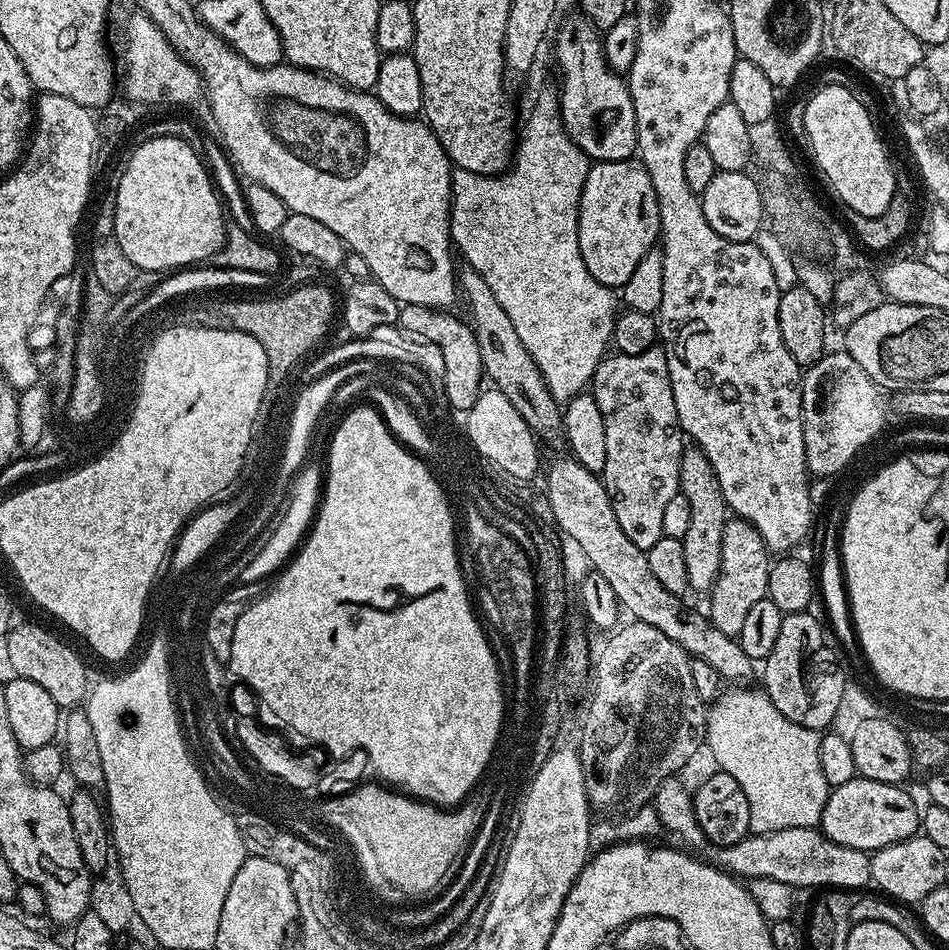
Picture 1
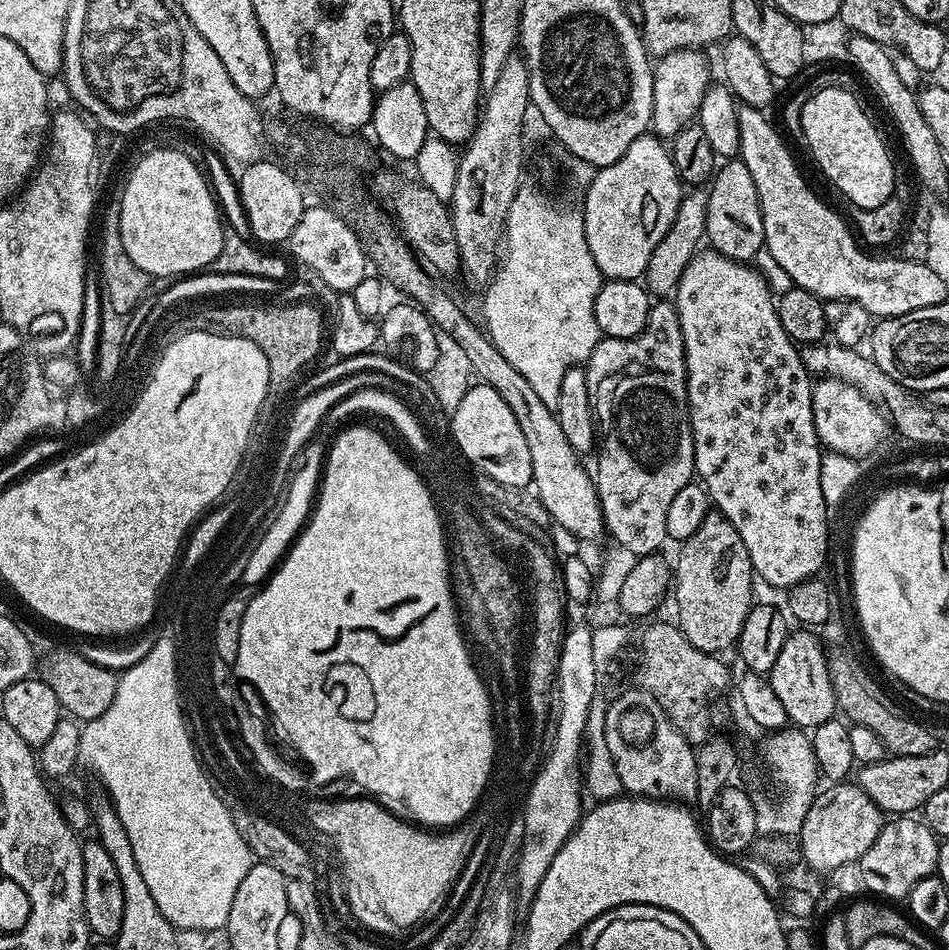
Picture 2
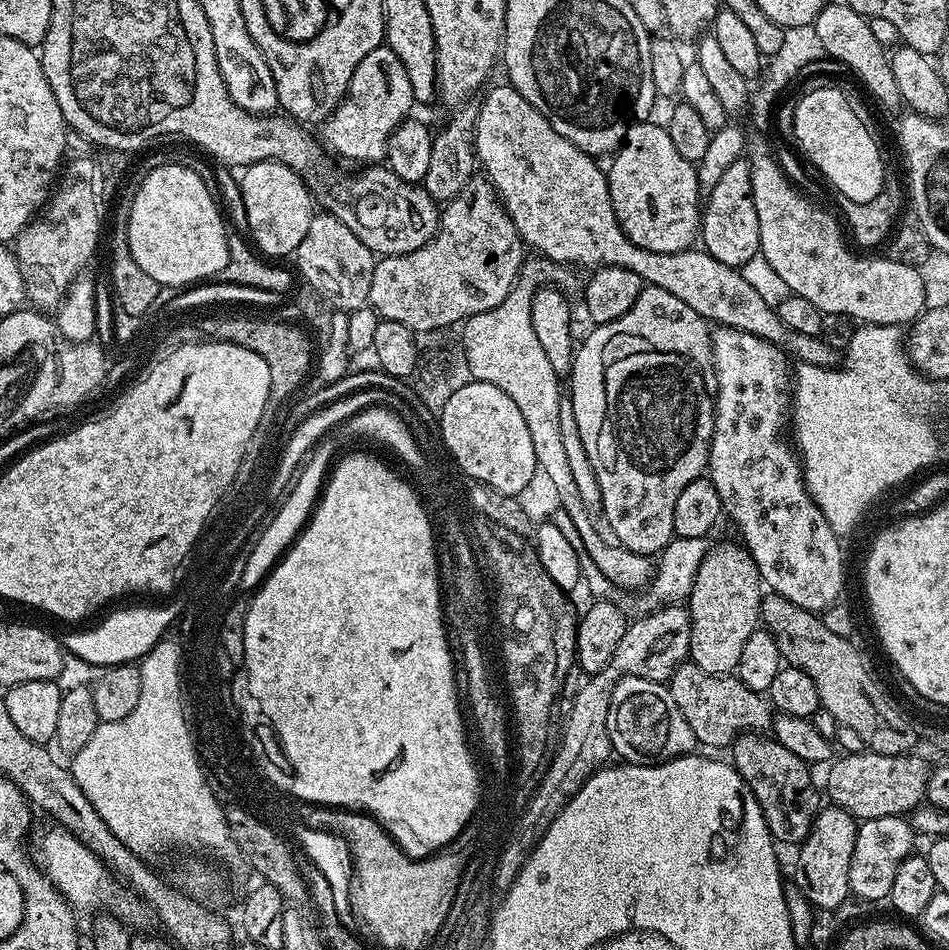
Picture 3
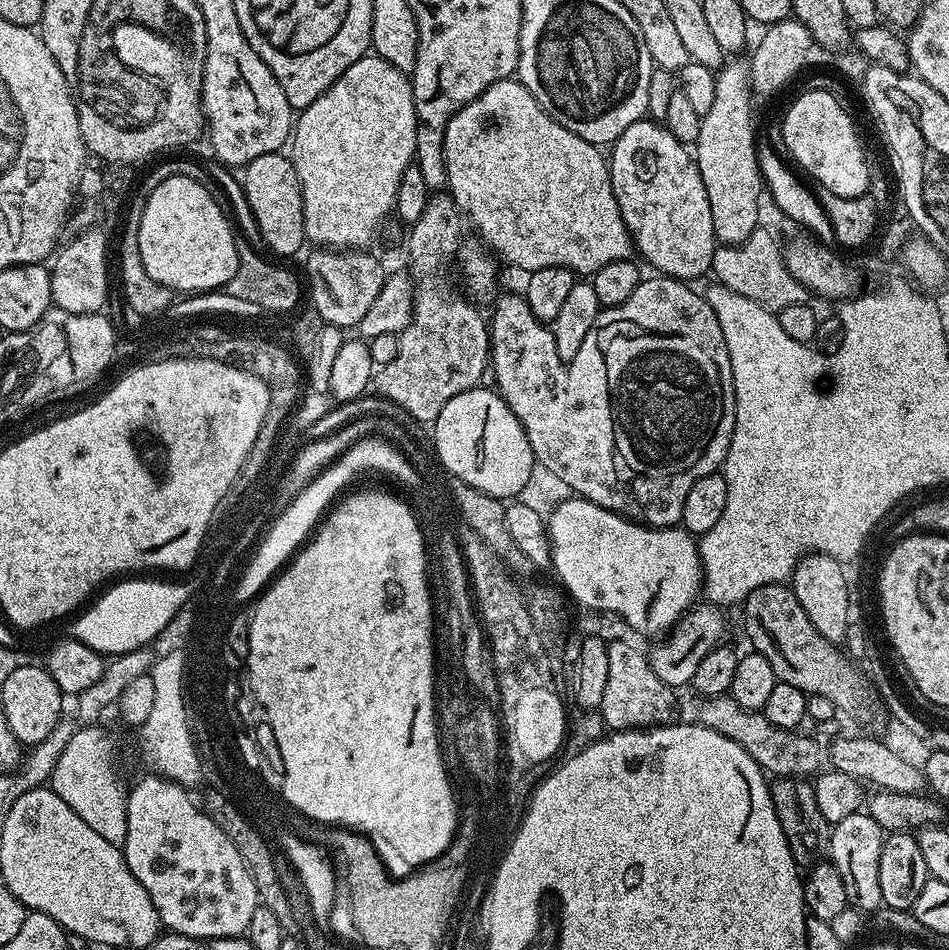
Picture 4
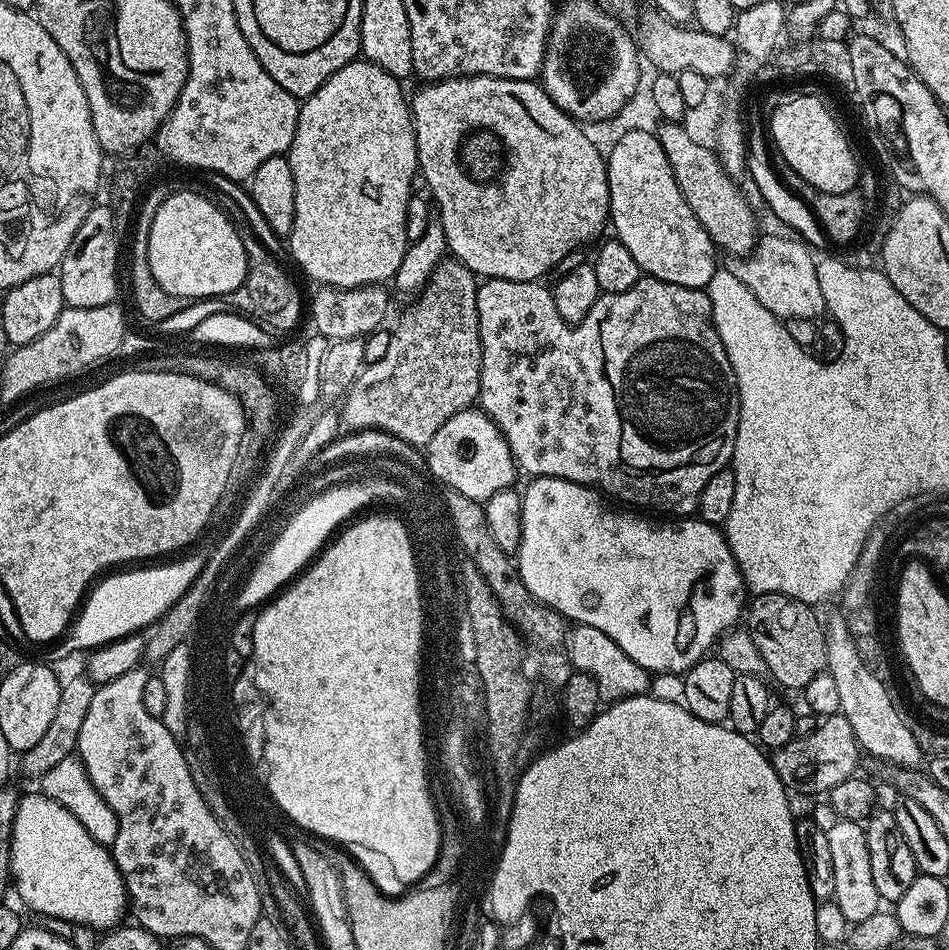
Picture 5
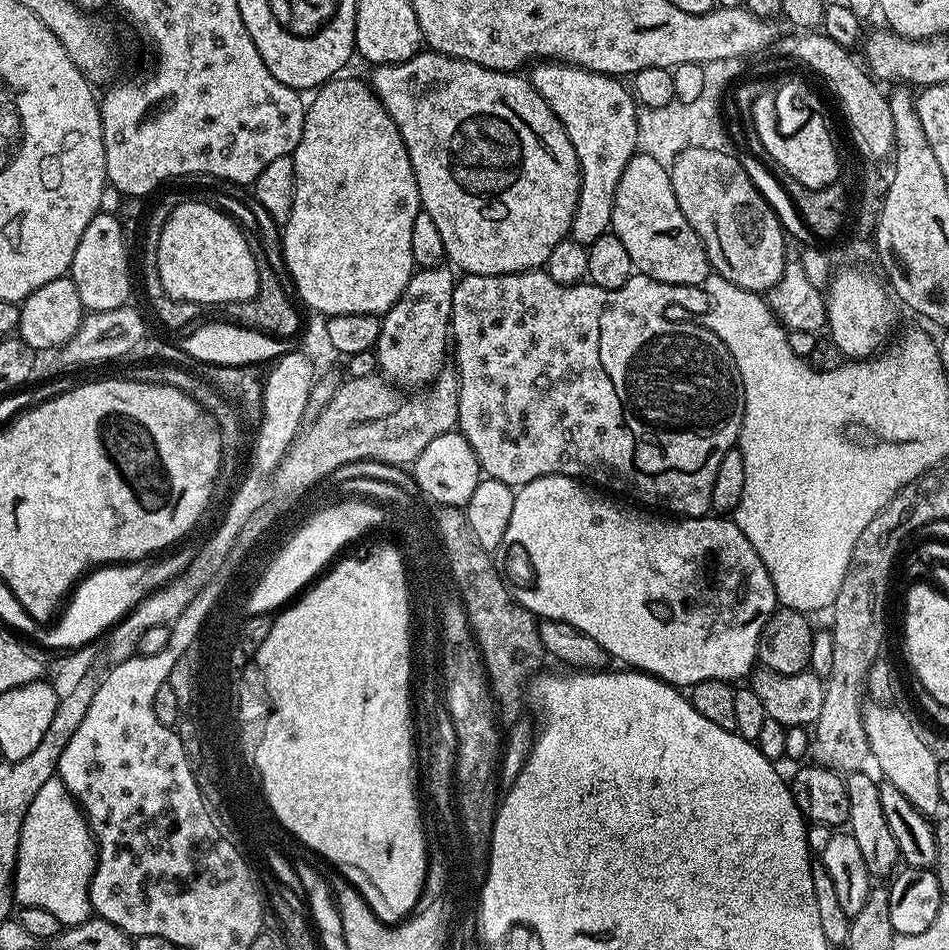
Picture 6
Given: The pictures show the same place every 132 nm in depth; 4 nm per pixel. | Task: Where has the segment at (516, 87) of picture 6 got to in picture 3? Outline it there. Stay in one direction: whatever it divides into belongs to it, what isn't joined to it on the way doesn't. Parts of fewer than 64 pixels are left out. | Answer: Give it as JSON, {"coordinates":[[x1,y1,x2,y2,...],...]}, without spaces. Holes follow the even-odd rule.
{"coordinates":[[507,82,501,84,501,88,494,89,493,92,485,98,483,103,479,103,478,111,476,113,476,142,474,145,474,151,479,167,481,169,484,167,484,169,482,169,483,175,492,183,492,187,495,188,497,196,503,200,504,208,510,214,510,218,518,230,521,241,523,241,531,251,532,248,536,251,533,253,539,254,543,259,551,260,552,263,561,266,569,266,568,264,581,264,582,267,588,268,587,270,605,268,606,266,622,266,626,270,634,270,634,274,638,274,638,278,642,278,645,285,657,288,658,290,667,290,669,294,674,294,674,298,679,298,682,302,686,302,686,306,690,306,690,310,698,310,698,314,703,320,709,322,715,322,715,320,717,320,715,322,717,325,725,328,737,328,740,332,749,332,758,338,768,340,774,345,782,345,782,348,782,343,784,343,785,350,793,352,793,354,797,356,795,359,801,364,830,368,837,363,837,349,833,348,832,345,824,339,823,335,811,336,810,334,798,334,798,330,790,330,790,326,786,326,782,322,782,318,778,318,775,307,767,305,765,299,763,299,761,295,750,286,750,283,746,282,743,278,741,269,726,266,726,262,718,262,718,258,714,258,709,252,703,251,696,246,687,248,681,252,655,252,654,250,646,250,642,246,638,246,634,243,631,238,624,233,622,226,618,222,618,218,614,214,614,206,610,202,610,190,608,189,608,178,605,169,603,167,599,168,599,166,596,165,599,163,597,163,593,157,589,156,588,153,582,151,581,148,574,146,574,142,562,138,562,134,558,134,558,130,554,130,554,126,550,126,550,122,545,118,545,116,543,116,534,106,530,106,530,102,526,102,526,98,522,98,522,94,517,88,512,87,512,85]]}

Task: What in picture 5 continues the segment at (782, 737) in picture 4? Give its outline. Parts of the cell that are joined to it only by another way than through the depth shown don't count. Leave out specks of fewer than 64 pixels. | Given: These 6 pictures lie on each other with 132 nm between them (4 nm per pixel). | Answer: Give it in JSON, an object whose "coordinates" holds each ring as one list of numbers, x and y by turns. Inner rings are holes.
{"coordinates":[[837,714,817,723,812,733,797,736,786,746,775,749,770,759,778,778,789,793,805,792,812,796,815,792,826,794,838,786,838,782,846,782,846,778,857,775,856,763,860,756,862,757,862,749,854,738,854,730,850,730,850,722]]}

